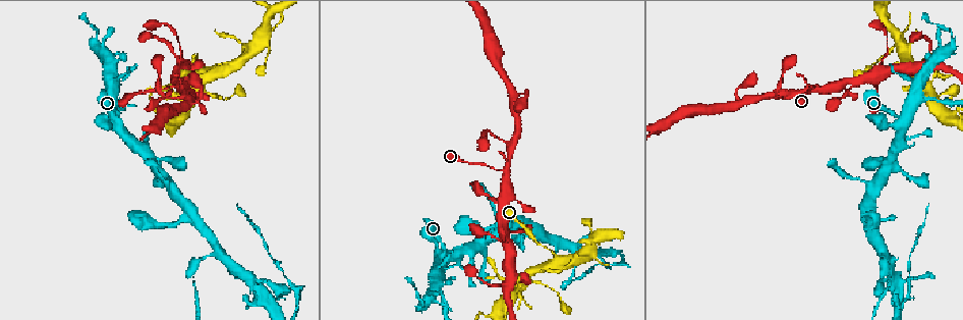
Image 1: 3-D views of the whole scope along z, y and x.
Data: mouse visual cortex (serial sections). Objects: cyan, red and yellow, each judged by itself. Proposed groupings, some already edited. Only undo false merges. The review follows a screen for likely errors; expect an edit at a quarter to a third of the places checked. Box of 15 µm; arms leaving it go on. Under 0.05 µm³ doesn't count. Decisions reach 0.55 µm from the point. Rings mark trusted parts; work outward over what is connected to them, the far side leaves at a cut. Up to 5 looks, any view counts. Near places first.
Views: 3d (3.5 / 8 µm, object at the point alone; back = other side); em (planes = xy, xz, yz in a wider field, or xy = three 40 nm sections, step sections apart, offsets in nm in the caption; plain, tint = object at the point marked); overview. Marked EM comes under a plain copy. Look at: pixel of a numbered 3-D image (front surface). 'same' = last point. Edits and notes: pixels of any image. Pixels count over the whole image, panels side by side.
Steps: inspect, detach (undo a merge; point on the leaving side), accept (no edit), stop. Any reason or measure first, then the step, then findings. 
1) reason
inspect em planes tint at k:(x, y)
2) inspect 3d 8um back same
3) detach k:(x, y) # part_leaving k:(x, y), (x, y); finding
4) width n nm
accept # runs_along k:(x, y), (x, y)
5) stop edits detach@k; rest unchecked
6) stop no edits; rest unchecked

thick turns thin
inspect 3d 3.5um at 1:(888, 274)

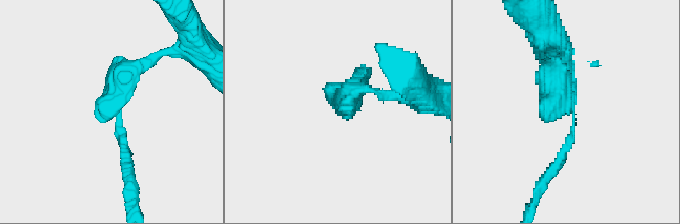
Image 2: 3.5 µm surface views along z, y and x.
arm_widths 150, 250 nm
inspect em xy step 3 tint at 2:(339, 115)

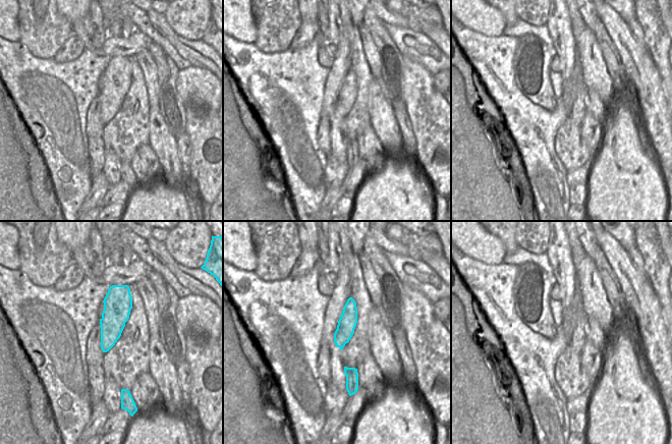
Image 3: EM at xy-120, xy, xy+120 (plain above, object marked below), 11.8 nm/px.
detach 2:(125, 148) # part_leaving 2:(116, 117), (131, 208); two cells meet here

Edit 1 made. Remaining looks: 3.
thin neck
inspect 3d 3.5um at 1:(611, 264)

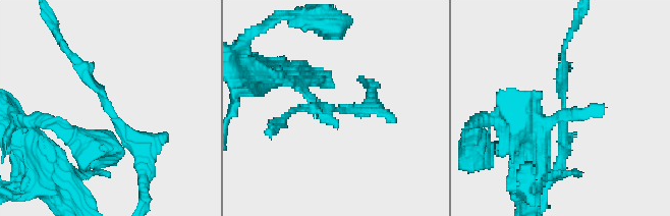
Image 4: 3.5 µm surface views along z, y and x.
need the tissue
inspect em xy step 2 tint at 4:(564, 102)

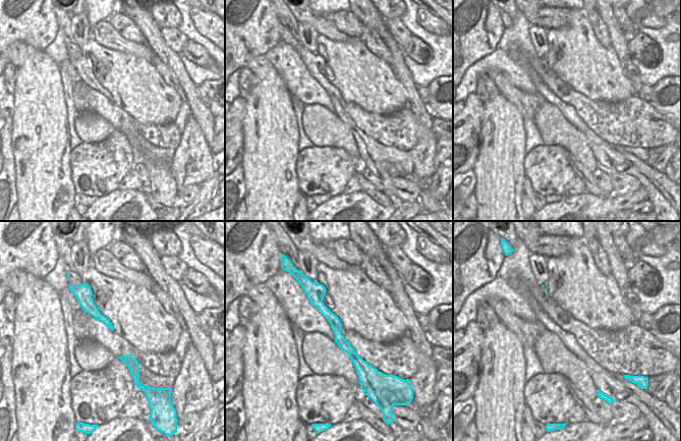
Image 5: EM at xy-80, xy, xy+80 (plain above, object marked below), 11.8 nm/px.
width 130 nm
accept # runs_along 5:(317, 297), (361, 373); continuous, no second cell

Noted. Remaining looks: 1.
stop edits detach@2; rest unchecked

